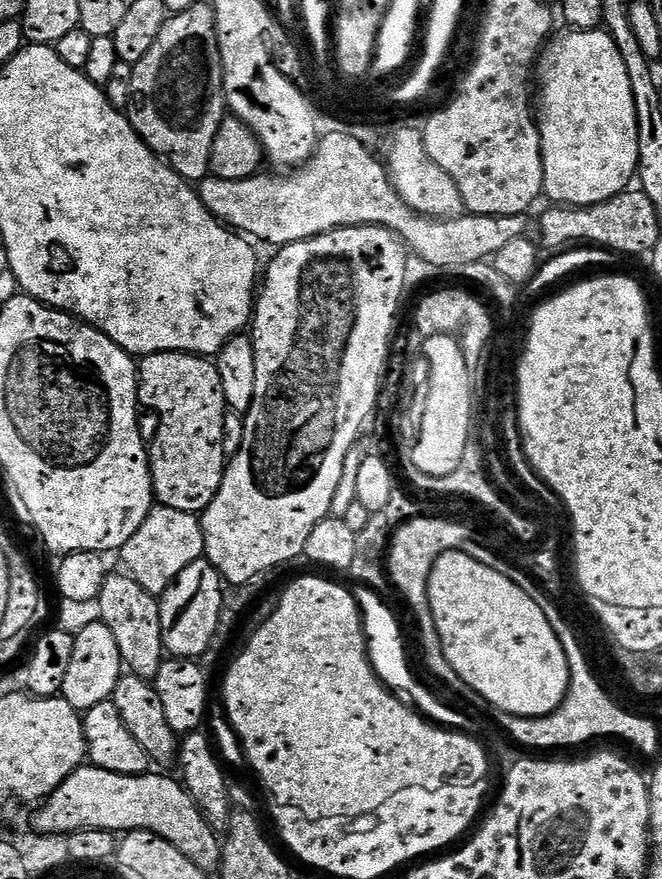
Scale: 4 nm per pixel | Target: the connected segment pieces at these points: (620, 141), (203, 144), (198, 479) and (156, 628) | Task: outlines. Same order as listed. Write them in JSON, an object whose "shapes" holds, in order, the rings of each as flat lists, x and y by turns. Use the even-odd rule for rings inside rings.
{"shapes":[[[564,30,560,37,549,39,538,61,538,84,540,80,540,112,538,108,538,127,540,129,540,145,542,146,542,166,544,167,543,195,549,196,551,203,556,206,571,206,574,208,589,208,595,204,606,202,618,193,625,191,628,184,637,179,638,166,638,118,634,110,634,94,630,90,630,74,626,74,626,62,622,62,622,54,606,30,577,32]],[[197,2,190,10,169,15,162,34,150,46,150,54,142,58,132,69,132,103,126,113,132,121,132,129,146,142,146,146,155,156,169,164,182,179,199,182,209,175,210,150,214,146,214,134,226,115,224,98,224,71,220,47,216,37,216,12,211,3],[172,71,172,92,168,89,167,72]],[[155,352,143,357,138,364,138,379,140,381,140,406,141,409,149,408,160,415,160,425,156,428,156,437,150,440,150,463,152,465,152,495,157,505,164,505,173,510,203,514,214,502,218,490,222,486,226,457,224,455,224,414,229,411,226,398,222,394,222,378,218,378,218,370,211,359,203,356,193,356,191,352]],[[120,572,109,573,98,599,101,608,101,621,110,627,118,642,120,659,133,674,146,681,155,679,165,659,162,642,161,608,159,599,148,593,130,575]]]}

